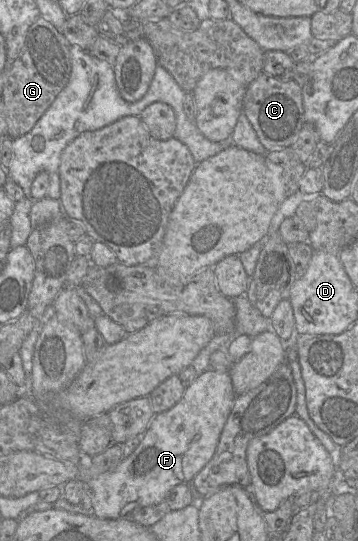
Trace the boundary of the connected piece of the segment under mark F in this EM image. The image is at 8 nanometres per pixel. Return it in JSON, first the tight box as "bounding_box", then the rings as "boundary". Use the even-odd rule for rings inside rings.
{"bounding_box":[85,368,236,519],"boundary":[[[208,368],[199,373],[173,407],[154,415],[141,442],[128,457],[123,458],[113,471],[102,473],[85,483],[93,492],[92,514],[101,519],[130,517],[135,509],[158,504],[164,501],[173,487],[193,480],[214,455],[236,396],[228,371]]]}

